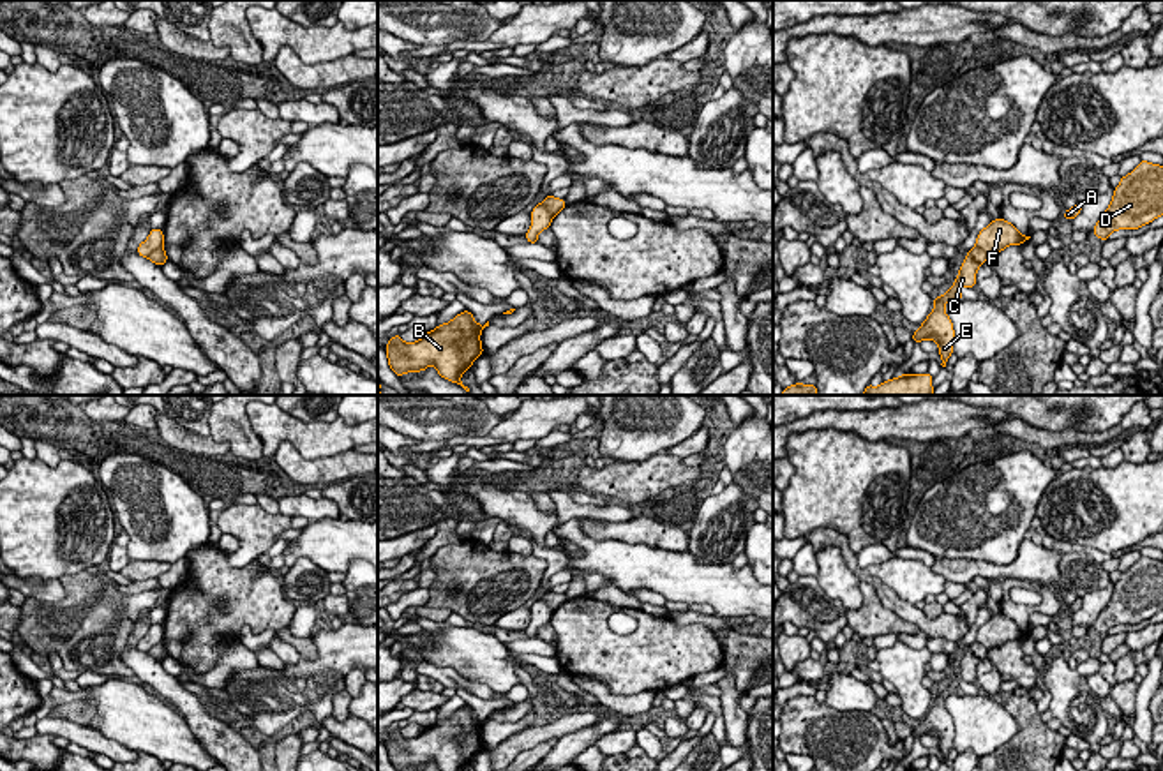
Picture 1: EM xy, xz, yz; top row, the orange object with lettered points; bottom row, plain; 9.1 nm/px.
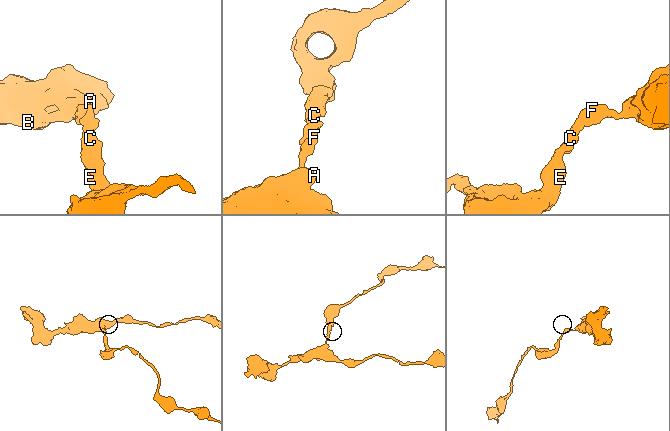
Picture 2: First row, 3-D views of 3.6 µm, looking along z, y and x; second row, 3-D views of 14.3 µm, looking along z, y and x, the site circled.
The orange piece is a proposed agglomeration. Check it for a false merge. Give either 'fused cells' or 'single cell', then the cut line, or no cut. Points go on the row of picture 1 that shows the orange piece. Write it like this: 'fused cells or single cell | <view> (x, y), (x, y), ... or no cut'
fused cells | xy (161, 244), (147, 256)

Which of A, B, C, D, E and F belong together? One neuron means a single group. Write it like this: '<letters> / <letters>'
A B D F / C E

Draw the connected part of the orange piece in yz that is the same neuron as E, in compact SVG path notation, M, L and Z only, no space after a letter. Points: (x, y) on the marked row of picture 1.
M972 247L955 279L955 284L948 289L946 295L935 296L934 300L934 311L928 314L928 318L921 323L921 326L912 333L912 342L921 342L925 339L930 339L939 344L939 355L942 358L942 367L946 367L949 355L953 353L953 342L955 342L955 332L953 323L948 318L944 305L949 300L964 300L964 295L960 293L962 286L976 288L976 272L978 268L987 263L988 254L979 249Z

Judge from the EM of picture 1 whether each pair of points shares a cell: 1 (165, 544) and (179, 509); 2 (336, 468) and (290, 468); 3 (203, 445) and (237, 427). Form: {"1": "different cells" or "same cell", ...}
{"1": "same cell", "2": "same cell", "3": "different cells"}

